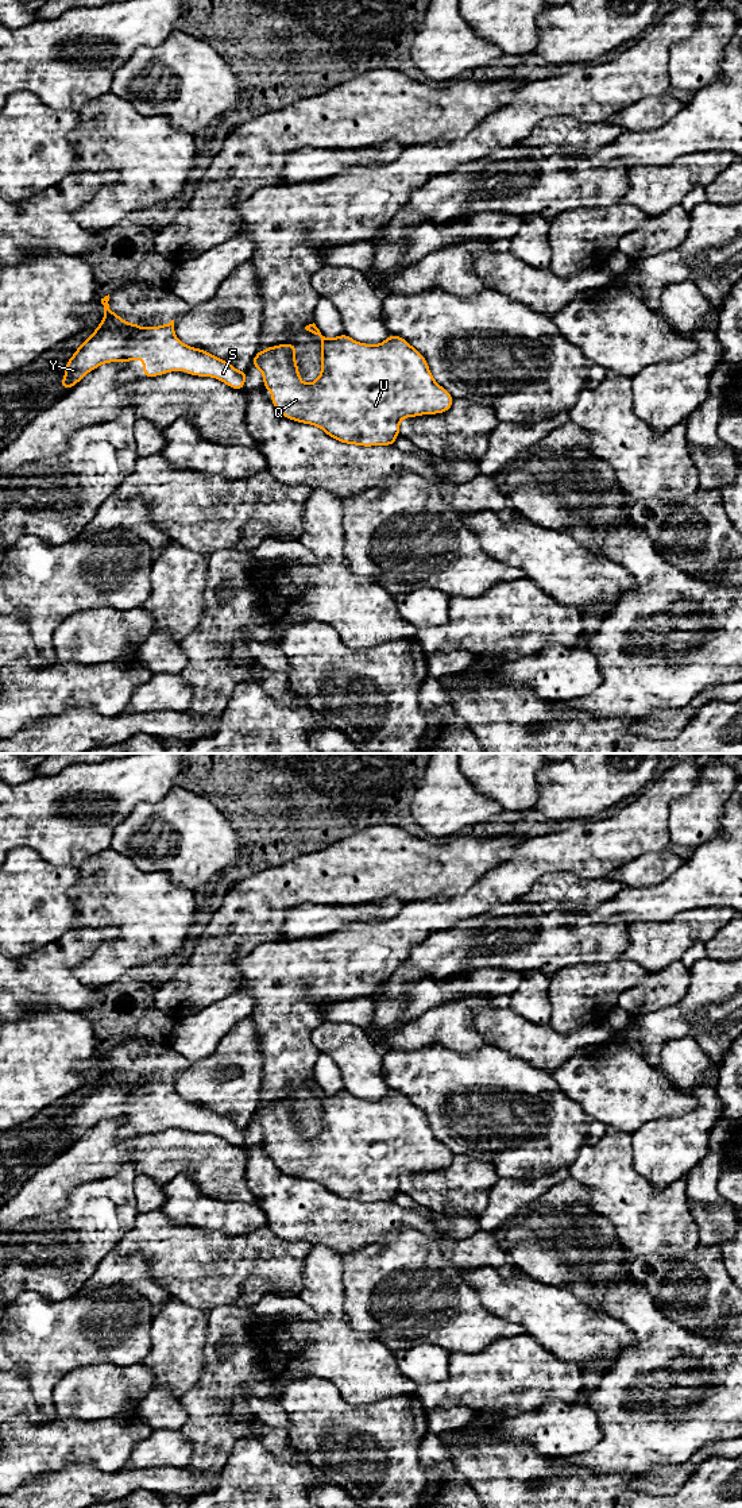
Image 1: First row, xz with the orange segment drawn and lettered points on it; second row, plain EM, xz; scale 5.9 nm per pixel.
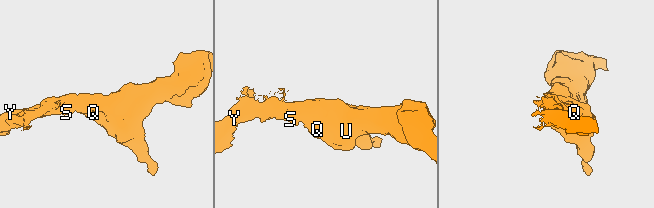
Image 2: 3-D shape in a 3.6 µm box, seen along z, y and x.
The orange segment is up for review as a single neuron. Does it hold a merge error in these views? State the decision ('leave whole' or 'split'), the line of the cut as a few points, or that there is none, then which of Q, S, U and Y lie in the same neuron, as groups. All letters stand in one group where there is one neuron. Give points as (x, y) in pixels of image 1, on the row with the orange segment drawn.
leave whole | no cut | Q S U Y

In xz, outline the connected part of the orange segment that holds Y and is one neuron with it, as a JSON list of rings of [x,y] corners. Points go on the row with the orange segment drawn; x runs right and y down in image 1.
[[[109,294],[101,298],[104,319],[93,335],[82,342],[66,362],[62,389],[70,389],[85,374],[109,362],[125,365],[131,359],[143,360],[143,375],[151,378],[170,371],[213,377],[229,387],[243,390],[247,370],[239,371],[229,362],[183,344],[174,336],[174,320],[159,327],[142,328],[128,324],[109,309]]]

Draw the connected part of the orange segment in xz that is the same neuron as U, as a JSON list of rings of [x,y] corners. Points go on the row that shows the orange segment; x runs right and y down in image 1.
[[[314,323],[306,325],[305,329],[321,338],[321,374],[314,382],[301,381],[294,356],[297,347],[293,343],[258,351],[251,362],[251,366],[262,371],[263,385],[273,396],[271,404],[283,417],[313,424],[344,444],[371,447],[394,446],[399,436],[399,421],[405,417],[444,413],[452,408],[455,398],[434,381],[424,355],[403,338],[393,333],[383,343],[366,344],[355,342],[345,333],[326,339]]]

